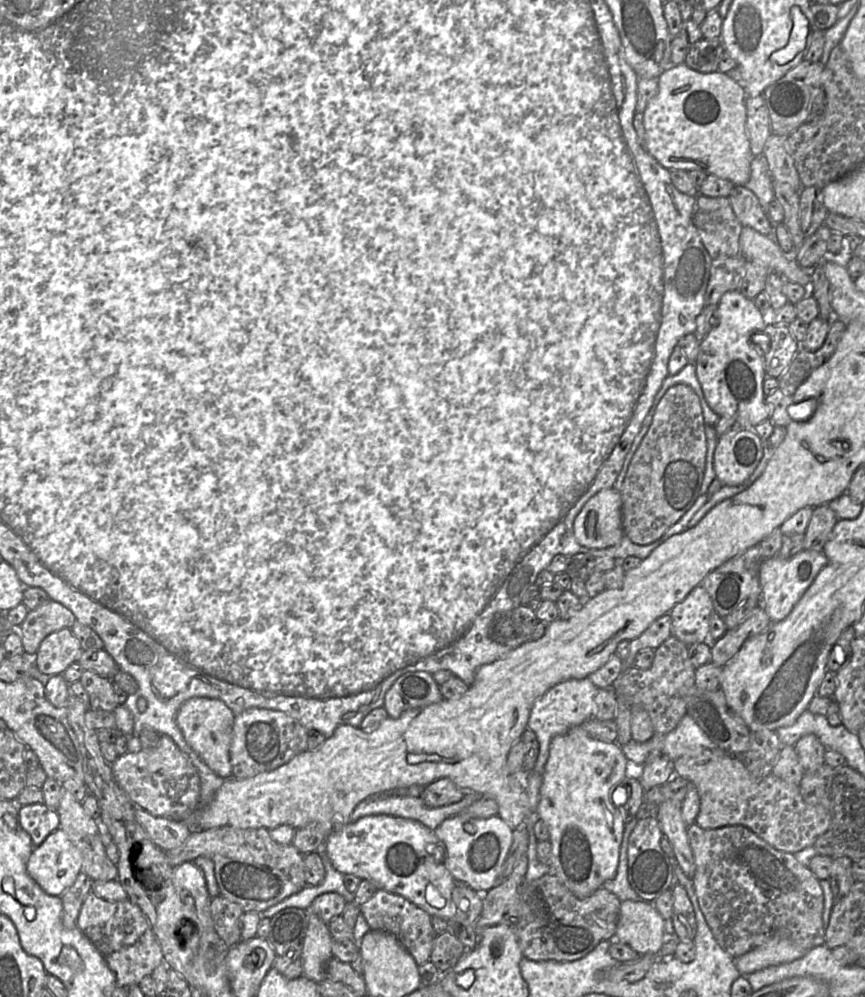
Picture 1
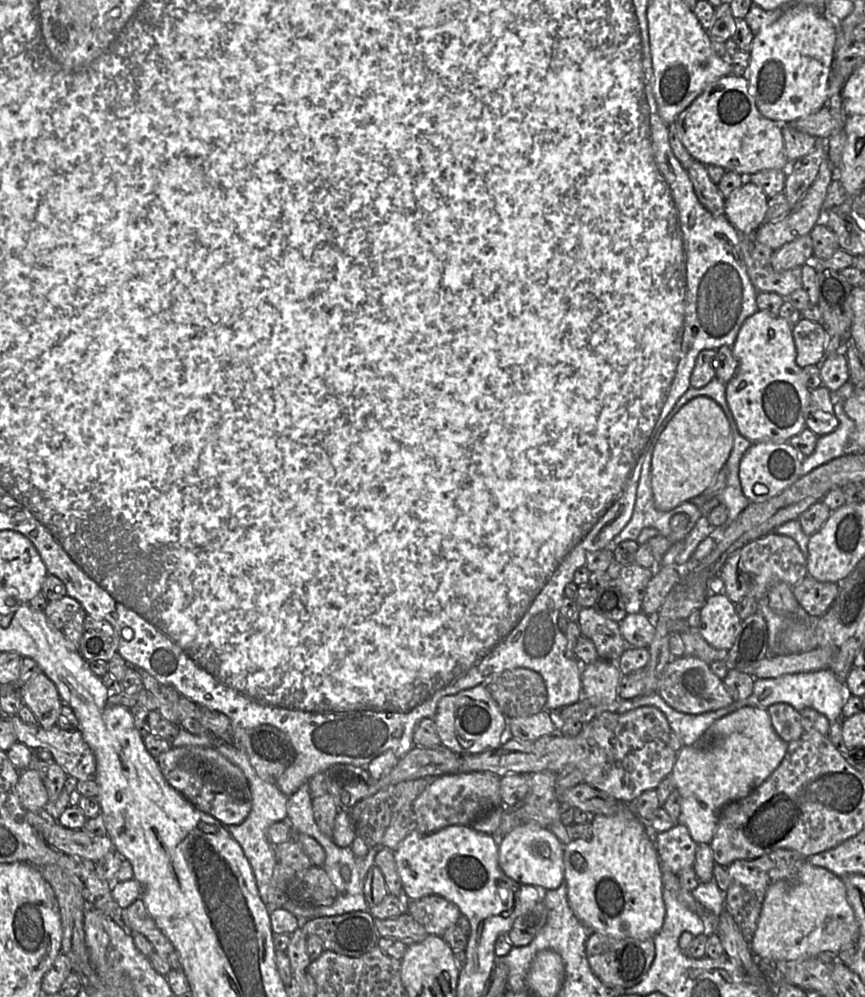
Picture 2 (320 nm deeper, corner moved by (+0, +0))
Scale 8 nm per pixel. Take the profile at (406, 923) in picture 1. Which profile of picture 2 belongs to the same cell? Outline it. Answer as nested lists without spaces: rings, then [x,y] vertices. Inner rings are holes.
[[[435,894],[409,900],[406,913],[421,924],[429,935],[440,937],[462,915],[457,905]]]

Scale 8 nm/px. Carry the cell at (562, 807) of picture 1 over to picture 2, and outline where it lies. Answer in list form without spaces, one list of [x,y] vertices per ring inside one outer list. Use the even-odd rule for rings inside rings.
[[[592,815],[591,834],[585,839],[572,839],[564,845],[564,883],[567,900],[576,917],[585,925],[617,939],[652,939],[663,927],[665,904],[660,860],[654,843],[637,818]]]

